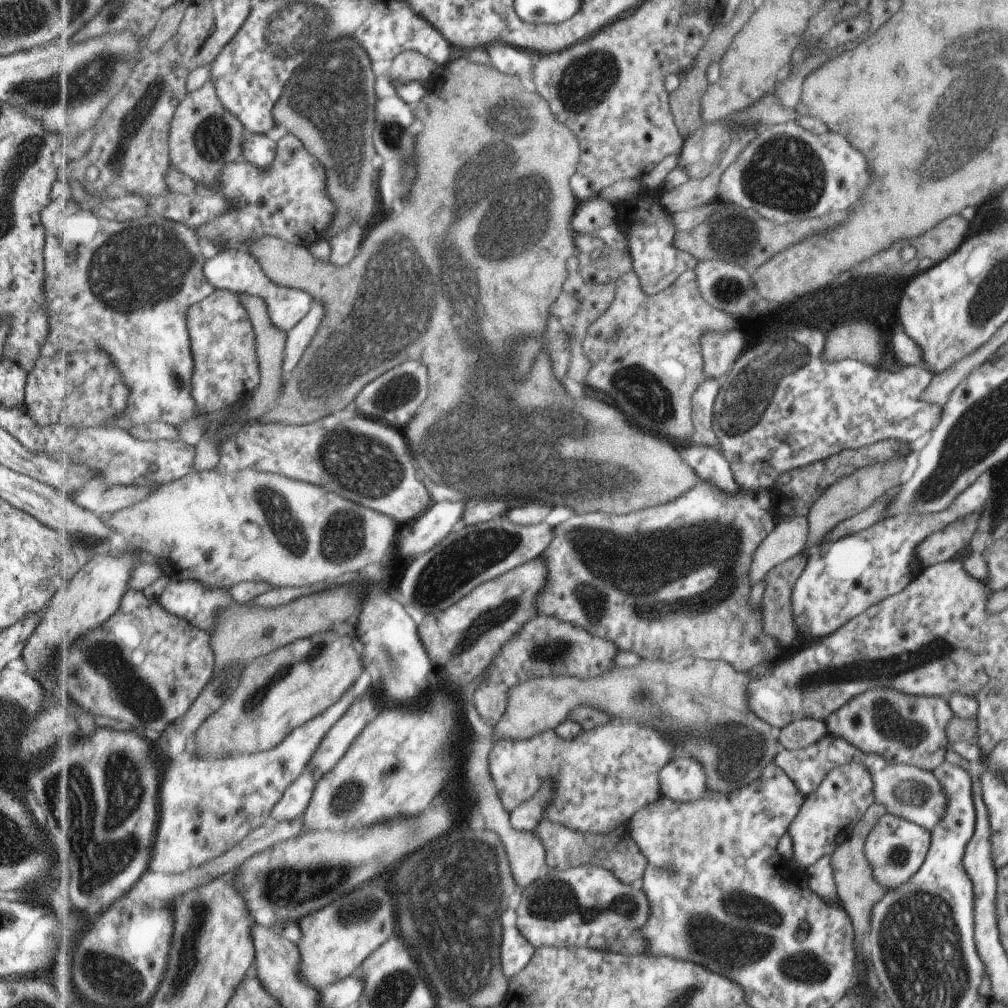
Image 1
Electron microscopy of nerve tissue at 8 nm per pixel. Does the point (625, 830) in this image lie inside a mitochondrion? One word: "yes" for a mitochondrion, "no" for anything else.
no

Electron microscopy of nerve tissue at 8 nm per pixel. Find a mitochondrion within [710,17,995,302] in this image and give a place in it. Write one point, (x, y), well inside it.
(786, 172)

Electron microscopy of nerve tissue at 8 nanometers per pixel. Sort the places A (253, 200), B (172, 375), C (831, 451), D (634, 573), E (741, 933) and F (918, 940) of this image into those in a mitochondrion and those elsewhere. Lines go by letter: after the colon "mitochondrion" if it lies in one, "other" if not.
A: other
B: mitochondrion
C: other
D: mitochondrion
E: mitochondrion
F: mitochondrion

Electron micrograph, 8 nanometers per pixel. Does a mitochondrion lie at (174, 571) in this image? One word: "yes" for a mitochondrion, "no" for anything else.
no

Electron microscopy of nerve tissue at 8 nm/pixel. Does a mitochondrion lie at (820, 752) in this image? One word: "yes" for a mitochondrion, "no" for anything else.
no

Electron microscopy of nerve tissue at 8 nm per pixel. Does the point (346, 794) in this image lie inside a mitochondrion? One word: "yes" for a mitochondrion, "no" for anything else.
yes

